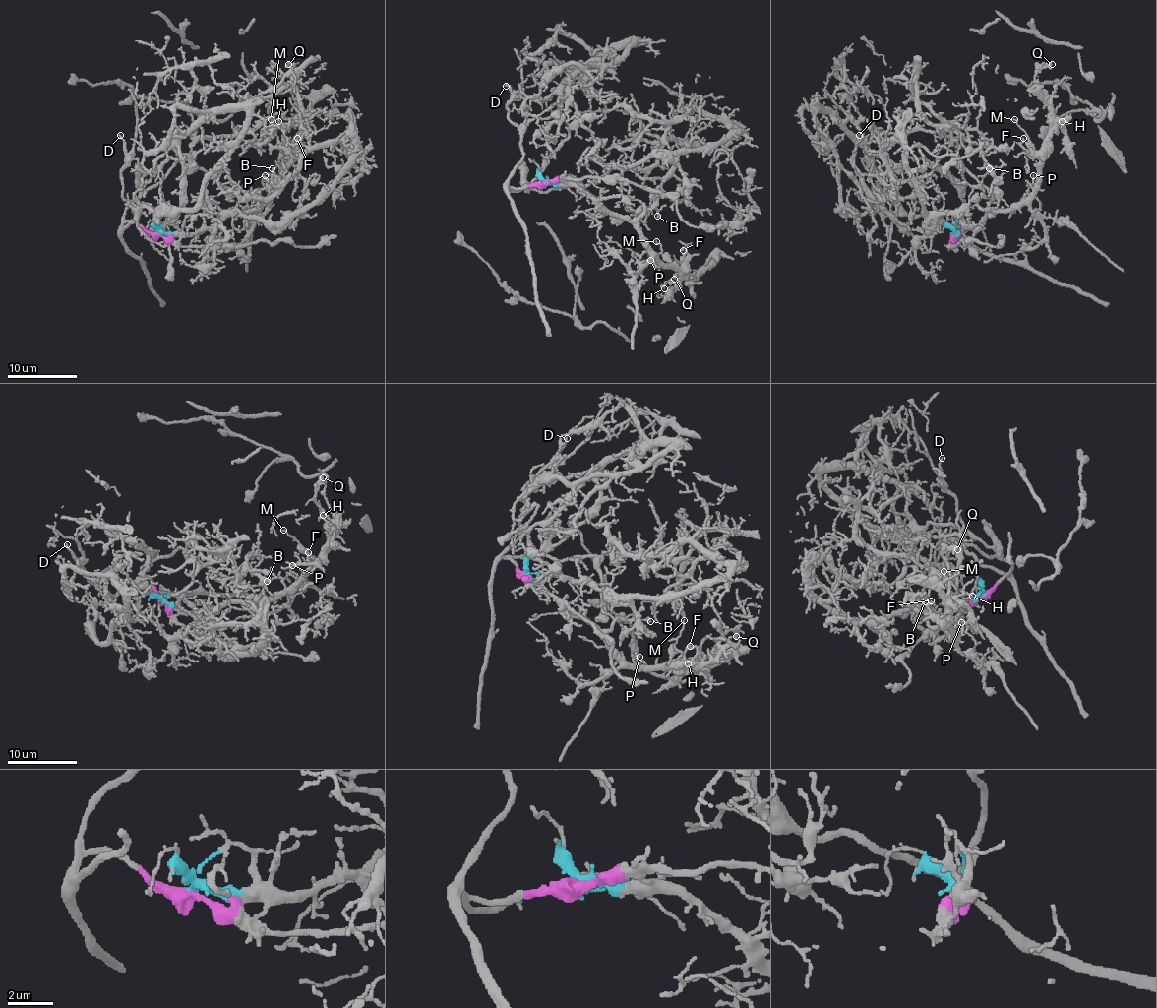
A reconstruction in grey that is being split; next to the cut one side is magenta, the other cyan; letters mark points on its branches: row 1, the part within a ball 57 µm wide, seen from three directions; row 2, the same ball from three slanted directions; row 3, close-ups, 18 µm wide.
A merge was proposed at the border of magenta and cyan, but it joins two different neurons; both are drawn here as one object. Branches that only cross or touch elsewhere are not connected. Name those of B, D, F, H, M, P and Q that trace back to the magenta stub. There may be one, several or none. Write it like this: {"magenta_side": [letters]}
{"magenta_side": ["D"]}

